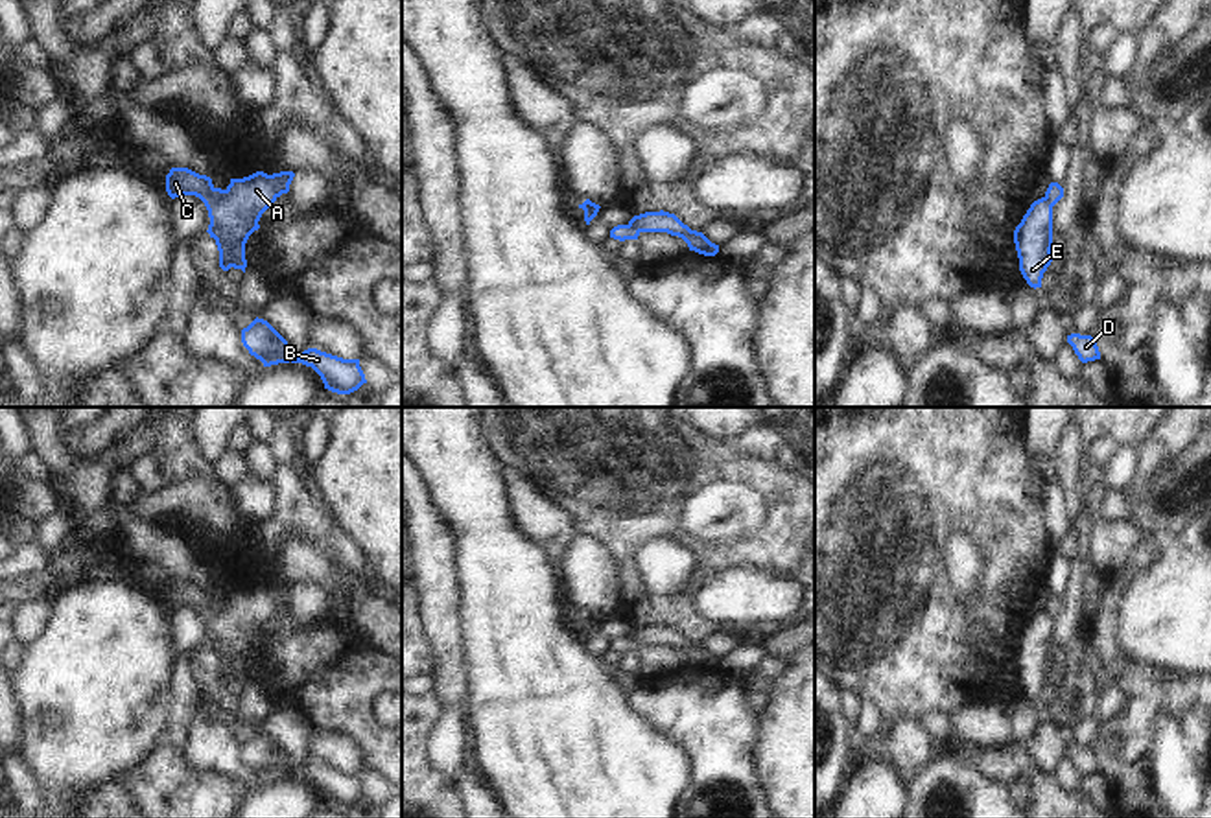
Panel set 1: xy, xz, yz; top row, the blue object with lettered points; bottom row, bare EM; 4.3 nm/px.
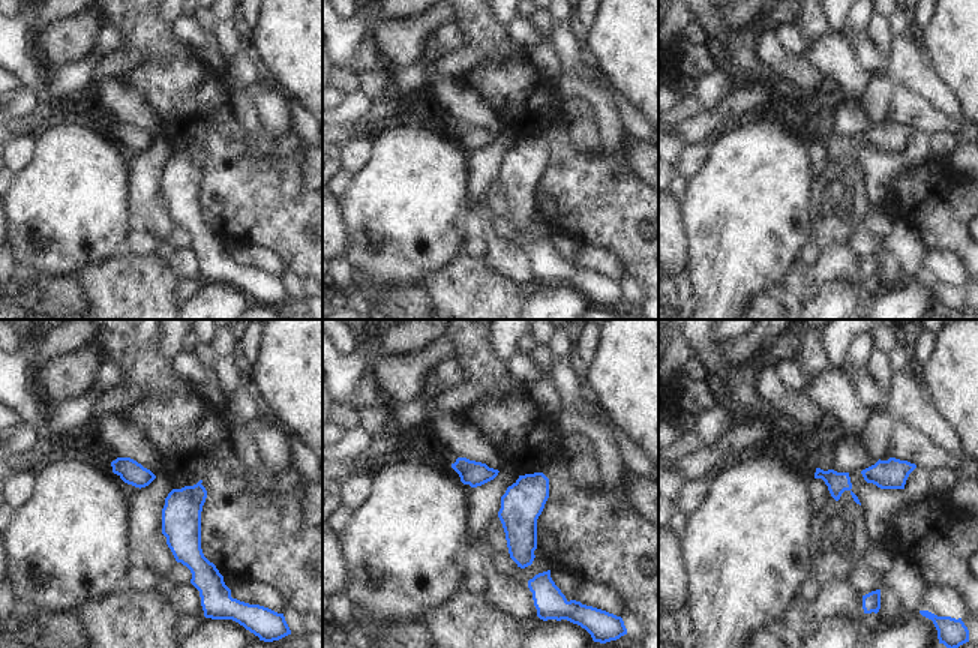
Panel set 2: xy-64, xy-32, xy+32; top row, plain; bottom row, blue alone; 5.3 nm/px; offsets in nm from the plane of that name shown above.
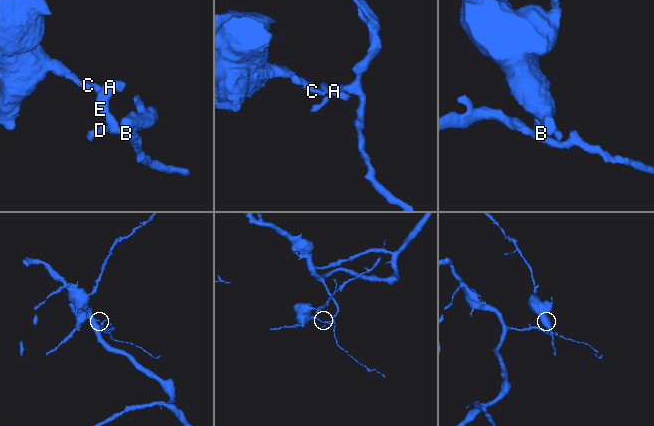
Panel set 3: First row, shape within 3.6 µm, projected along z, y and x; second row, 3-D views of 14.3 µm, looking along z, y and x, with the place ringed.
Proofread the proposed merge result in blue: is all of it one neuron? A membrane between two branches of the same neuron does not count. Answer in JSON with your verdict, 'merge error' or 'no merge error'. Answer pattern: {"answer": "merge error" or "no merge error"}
{"answer": "merge error"}

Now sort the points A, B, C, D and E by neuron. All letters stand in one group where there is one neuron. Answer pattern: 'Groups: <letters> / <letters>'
Groups: A B D E / C

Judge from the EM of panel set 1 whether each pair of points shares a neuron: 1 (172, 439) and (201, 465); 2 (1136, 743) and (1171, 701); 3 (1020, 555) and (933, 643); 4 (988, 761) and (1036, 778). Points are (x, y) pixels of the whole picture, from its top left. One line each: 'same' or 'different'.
1: same
2: same
3: same
4: same

